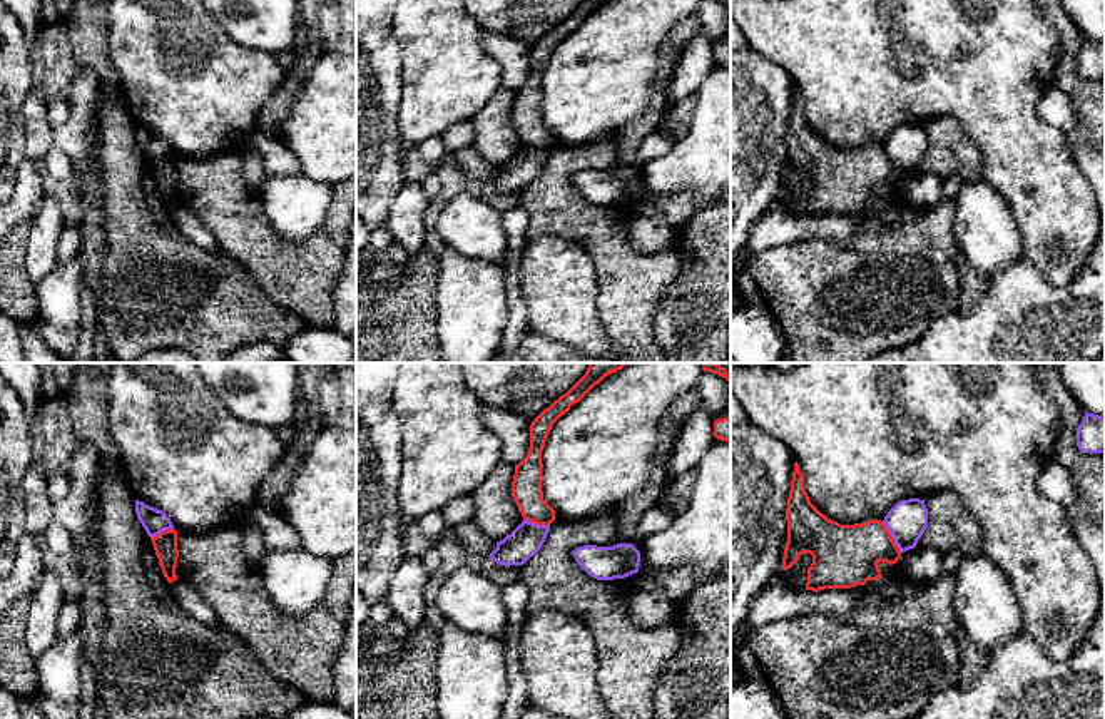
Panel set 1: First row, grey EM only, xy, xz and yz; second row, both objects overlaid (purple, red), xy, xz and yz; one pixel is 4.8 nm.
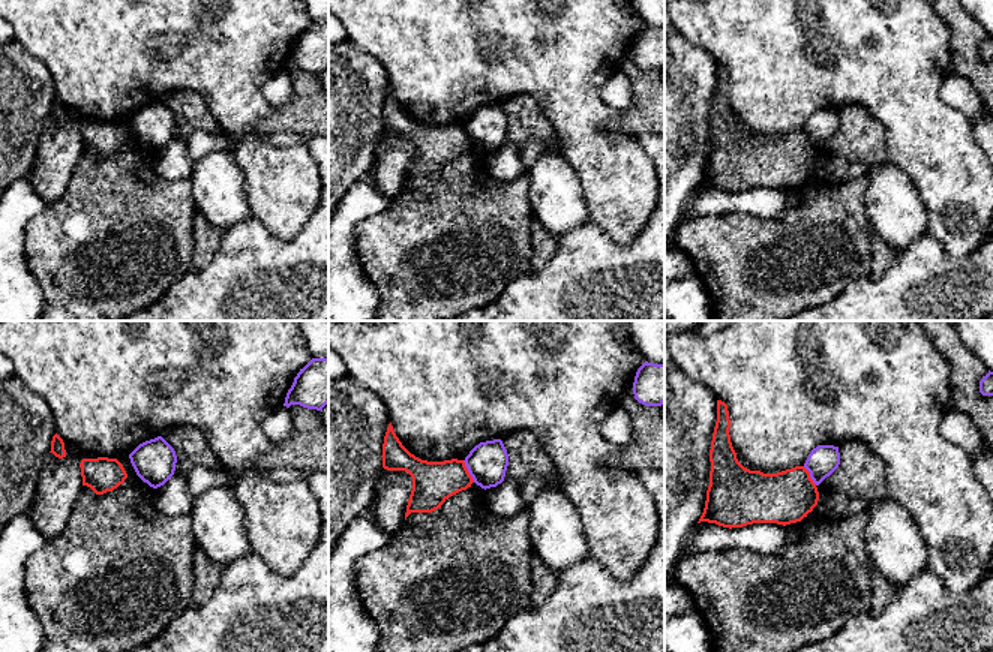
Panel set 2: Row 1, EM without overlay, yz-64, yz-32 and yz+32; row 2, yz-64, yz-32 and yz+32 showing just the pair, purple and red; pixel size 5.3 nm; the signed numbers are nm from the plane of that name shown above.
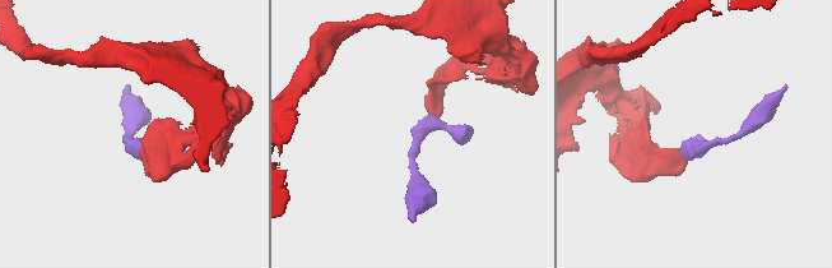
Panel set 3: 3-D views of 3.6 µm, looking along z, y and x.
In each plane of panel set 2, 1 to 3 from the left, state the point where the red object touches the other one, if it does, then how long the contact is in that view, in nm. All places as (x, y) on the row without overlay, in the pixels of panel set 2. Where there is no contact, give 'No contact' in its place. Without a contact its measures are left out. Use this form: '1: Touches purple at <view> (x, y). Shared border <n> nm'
1: No contact
2: Touches purple at yz-32 (468, 135). Shared border 140 nm
3: Touches purple at yz+32 (810, 140). Shared border 130 nm

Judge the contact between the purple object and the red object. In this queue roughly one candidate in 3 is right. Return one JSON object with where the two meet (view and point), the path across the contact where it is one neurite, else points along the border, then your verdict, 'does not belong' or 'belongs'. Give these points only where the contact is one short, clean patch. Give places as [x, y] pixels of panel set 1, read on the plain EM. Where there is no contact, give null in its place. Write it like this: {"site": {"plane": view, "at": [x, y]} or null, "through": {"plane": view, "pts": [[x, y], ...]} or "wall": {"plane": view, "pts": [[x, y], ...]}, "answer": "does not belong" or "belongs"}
{"site": {"plane": "yz", "at": [891, 161]}, "wall": {"plane": "yz", "pts": [[883, 146], [901, 178]]}, "answer": "does not belong"}

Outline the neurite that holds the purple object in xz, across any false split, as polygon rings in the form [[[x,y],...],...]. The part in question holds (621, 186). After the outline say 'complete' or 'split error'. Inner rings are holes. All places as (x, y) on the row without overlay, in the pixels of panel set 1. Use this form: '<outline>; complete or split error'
[[[665,117],[640,142],[629,167],[619,162],[619,169],[614,172],[583,171],[573,176],[573,182],[577,189],[597,206],[625,204],[637,199],[640,191],[640,177],[634,169],[667,154],[674,144],[675,139],[667,129]]]; split error

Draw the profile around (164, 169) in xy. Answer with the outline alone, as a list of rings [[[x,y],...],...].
[[[174,154],[164,156],[159,161],[152,162],[150,166],[167,207],[171,209],[177,206],[177,201],[176,201],[177,182],[179,182],[177,156]]]

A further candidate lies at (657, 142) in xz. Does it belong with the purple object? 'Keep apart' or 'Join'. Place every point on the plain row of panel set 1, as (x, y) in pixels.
Join

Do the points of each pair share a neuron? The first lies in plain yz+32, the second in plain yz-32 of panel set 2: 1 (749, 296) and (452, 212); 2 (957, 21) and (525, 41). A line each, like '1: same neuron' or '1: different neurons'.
1: same neuron
2: different neurons

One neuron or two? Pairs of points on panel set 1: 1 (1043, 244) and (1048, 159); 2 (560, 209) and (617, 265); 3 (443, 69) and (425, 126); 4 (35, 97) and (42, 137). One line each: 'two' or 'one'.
1: one
2: one
3: one
4: one

